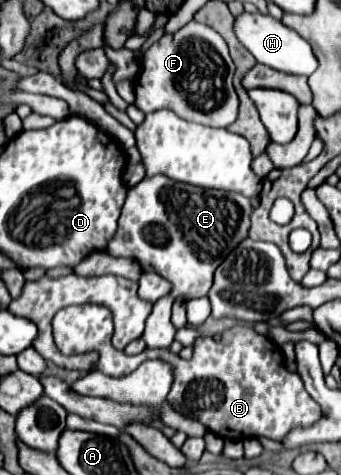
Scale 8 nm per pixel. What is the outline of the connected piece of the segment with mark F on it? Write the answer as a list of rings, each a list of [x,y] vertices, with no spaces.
[[[191,20],[173,36],[165,34],[145,52],[143,70],[135,80],[135,106],[143,114],[167,108],[189,122],[227,128],[239,116],[233,74],[235,64],[223,36],[213,28]]]

